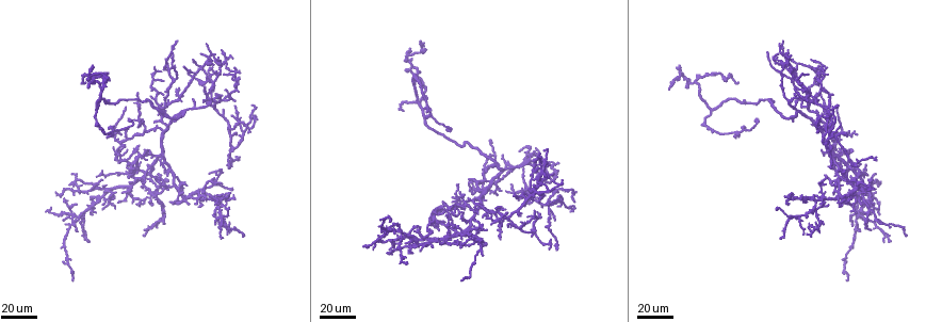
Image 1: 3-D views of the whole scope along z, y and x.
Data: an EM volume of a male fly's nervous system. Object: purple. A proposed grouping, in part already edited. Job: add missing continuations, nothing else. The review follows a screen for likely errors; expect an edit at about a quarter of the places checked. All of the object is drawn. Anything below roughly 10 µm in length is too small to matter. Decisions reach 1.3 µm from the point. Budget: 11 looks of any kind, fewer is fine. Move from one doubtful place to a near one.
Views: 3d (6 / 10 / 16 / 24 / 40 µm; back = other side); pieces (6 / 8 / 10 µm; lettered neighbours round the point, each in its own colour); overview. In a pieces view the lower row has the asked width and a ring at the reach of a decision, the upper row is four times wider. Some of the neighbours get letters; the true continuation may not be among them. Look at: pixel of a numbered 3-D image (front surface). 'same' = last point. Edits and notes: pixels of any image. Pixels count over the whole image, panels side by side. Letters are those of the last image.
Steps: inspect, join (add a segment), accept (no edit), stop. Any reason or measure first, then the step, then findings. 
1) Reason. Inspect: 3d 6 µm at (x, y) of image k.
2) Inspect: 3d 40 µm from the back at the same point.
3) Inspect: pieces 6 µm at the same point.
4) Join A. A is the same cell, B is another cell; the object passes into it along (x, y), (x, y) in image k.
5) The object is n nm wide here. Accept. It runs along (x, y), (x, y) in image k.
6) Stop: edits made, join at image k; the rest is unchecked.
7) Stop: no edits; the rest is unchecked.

Free end. Inspect: 3d 40 µm at (502, 189) of image 1.

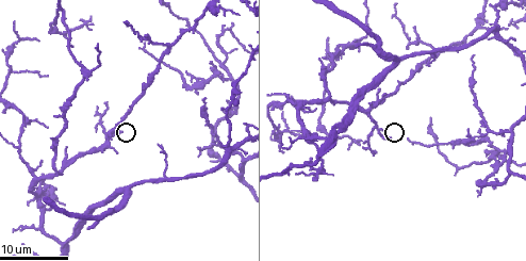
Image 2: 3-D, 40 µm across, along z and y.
Inspect: pieces 6 µm at (122, 130) of image 2.

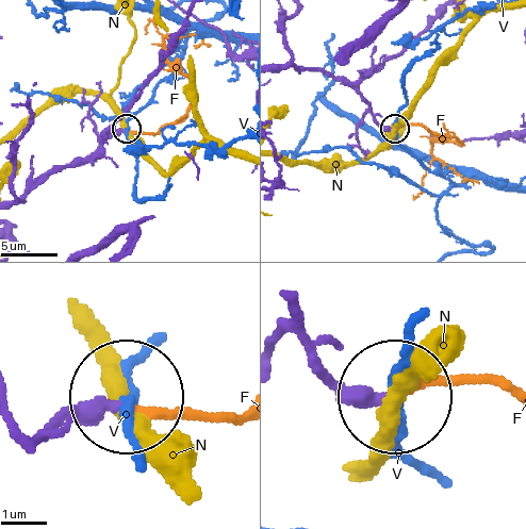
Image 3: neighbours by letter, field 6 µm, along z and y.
Join F. F is the same cell, N and V are other cells; the object passes into it along (299, 323), (323, 368), (357, 391), (506, 383) in image 3; it goes on there.

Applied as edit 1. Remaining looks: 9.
Inspect: overview.

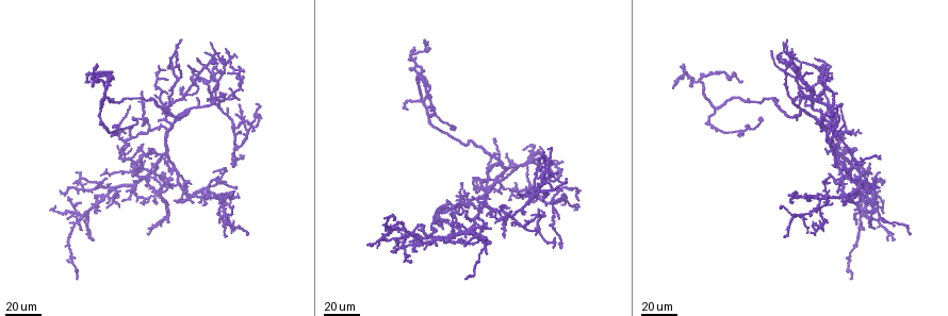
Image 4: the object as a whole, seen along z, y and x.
End of a long branch. Inspect: 3d 40 µm at (129, 104) of image 4.

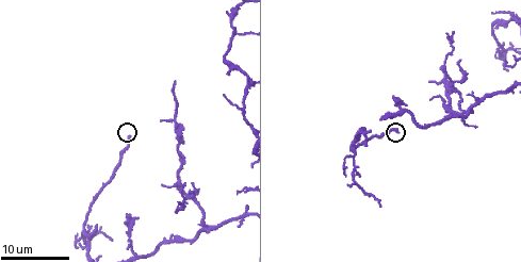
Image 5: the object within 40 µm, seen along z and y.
Inspect: pieces 10 µm at (129, 138) of image 5.

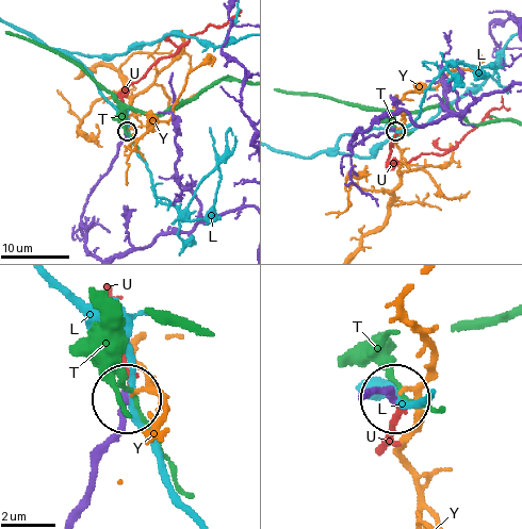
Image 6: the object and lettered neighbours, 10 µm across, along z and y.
Join U. U is the same cell, L, T and Y are other cells; the neuron continues.

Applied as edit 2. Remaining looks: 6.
Inspect: overview.

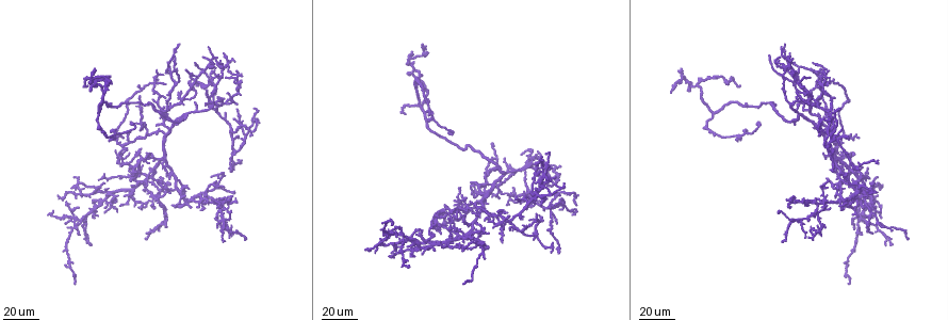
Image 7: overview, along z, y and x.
Branch stops here. Inspect: 3d 40 µm at (140, 148) of image 7.

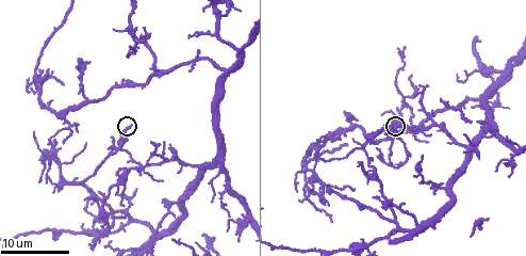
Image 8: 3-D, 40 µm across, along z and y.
Inspect: pieces 8 µm at (131, 126) of image 8.

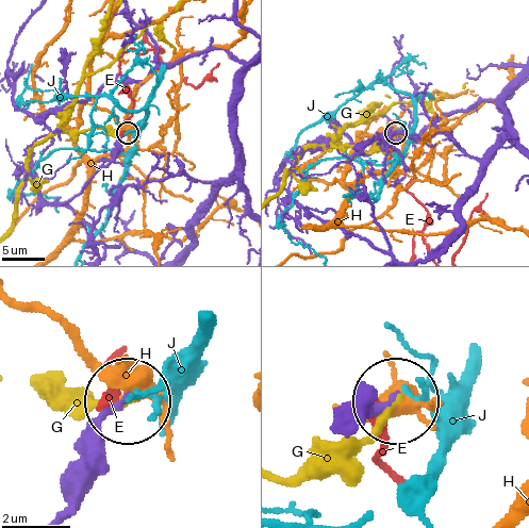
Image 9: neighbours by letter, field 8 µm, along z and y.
Accept. E, G, H and J are other cells; it runs along (339, 418), (393, 403) in image 9; none of them fits.

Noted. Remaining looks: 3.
An open end. Inspect: 3d 16 µm at (90, 226) of image 2.

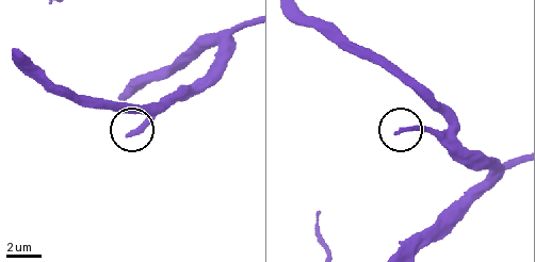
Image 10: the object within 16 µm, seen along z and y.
Inspect: pieces 10 µm at (129, 134) of image 10.

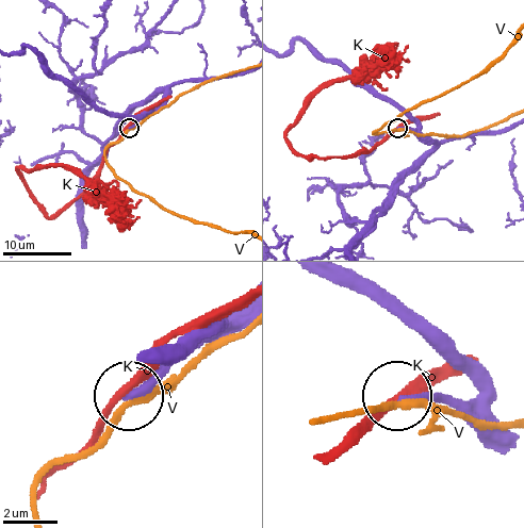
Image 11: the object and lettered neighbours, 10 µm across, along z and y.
Accept. K and V are other cells; no lettered segment goes on from it.

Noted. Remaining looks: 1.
Stop: edits made, join at image 3, join at image 6; the rest is unchecked.

